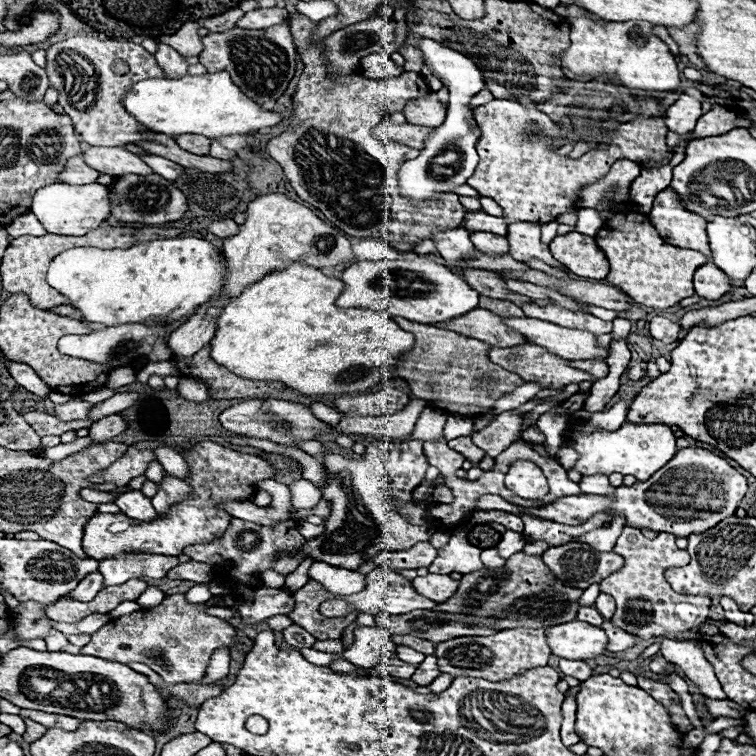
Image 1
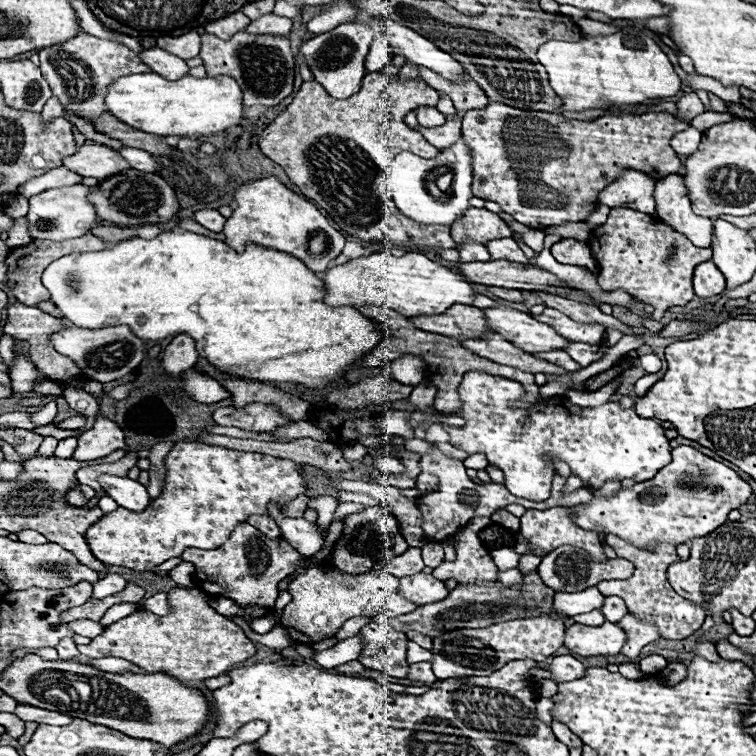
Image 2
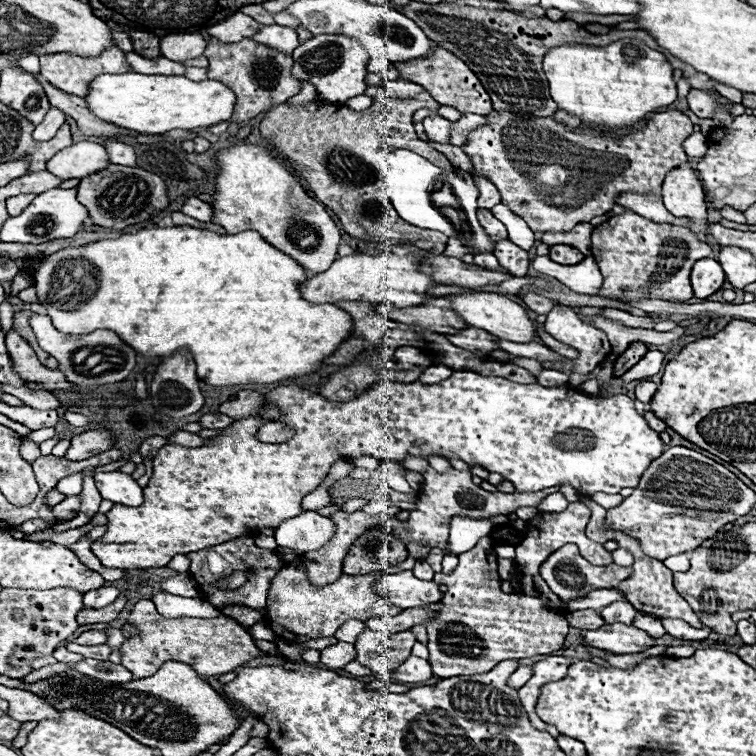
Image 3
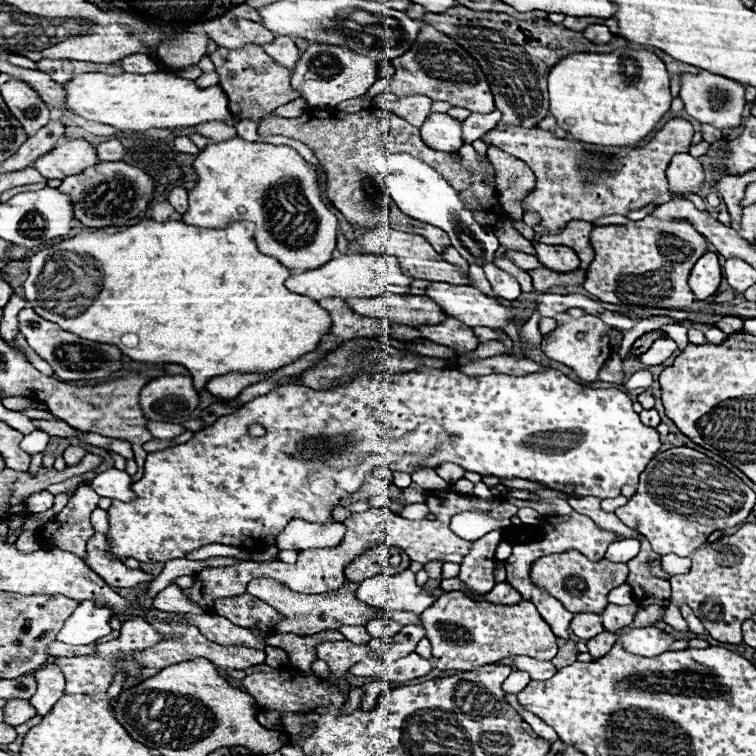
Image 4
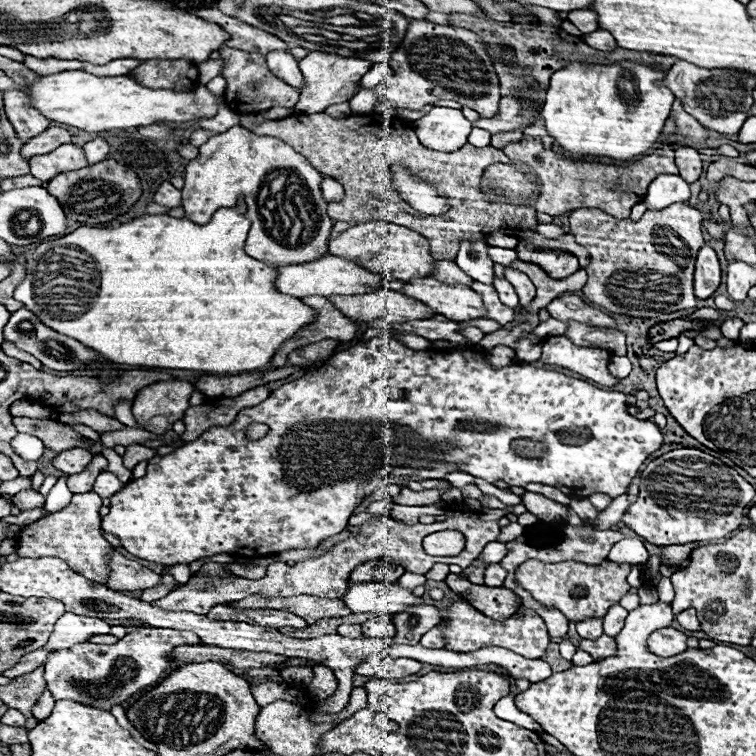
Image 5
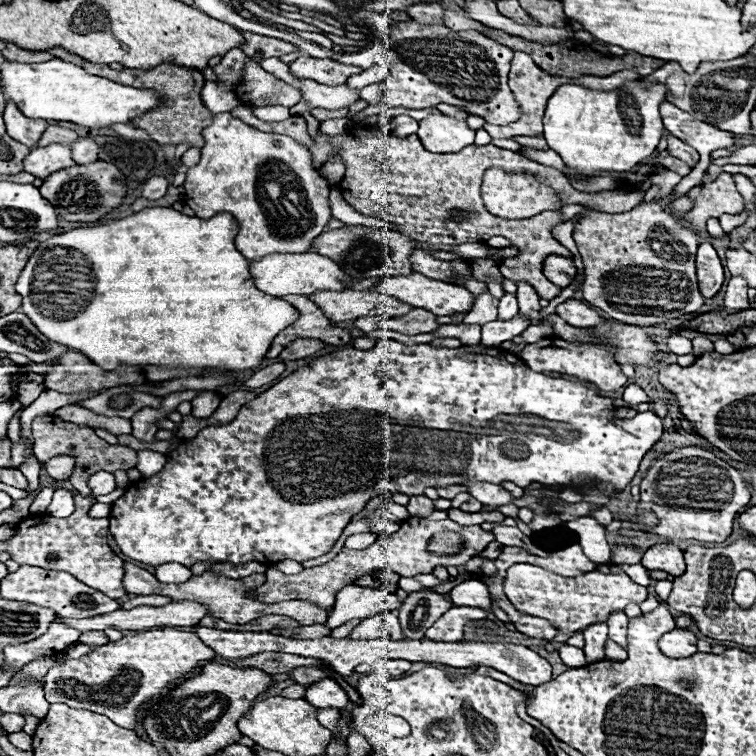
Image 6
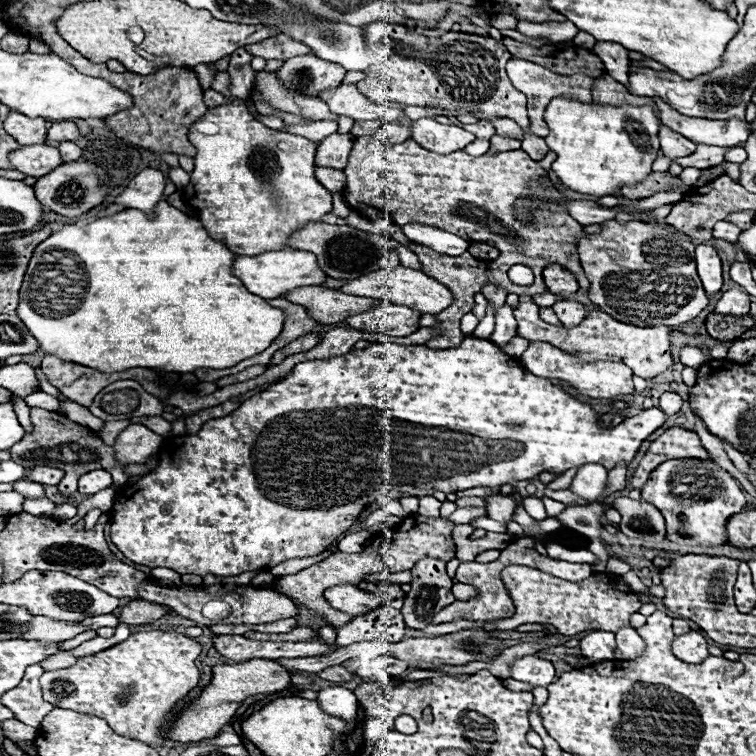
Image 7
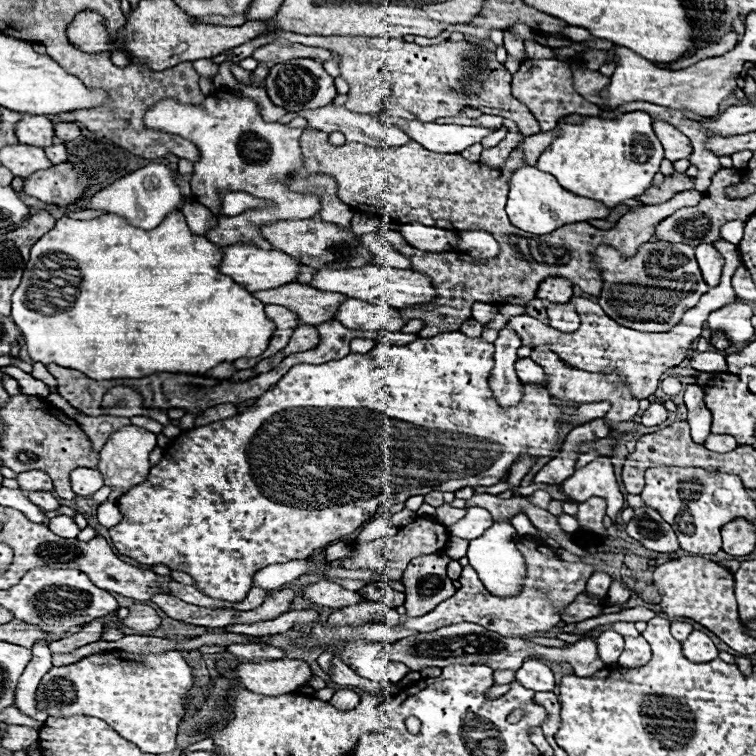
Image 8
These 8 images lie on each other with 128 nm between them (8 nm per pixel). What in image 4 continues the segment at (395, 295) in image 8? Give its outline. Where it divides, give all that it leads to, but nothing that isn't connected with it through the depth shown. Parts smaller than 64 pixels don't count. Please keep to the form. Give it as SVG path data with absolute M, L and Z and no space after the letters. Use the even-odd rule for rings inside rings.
M432 282L426 292L446 314L466 322L468 326L486 326L486 328L502 328L508 318L514 316L514 310L498 304L488 298L484 292L472 286L452 286L446 282Z

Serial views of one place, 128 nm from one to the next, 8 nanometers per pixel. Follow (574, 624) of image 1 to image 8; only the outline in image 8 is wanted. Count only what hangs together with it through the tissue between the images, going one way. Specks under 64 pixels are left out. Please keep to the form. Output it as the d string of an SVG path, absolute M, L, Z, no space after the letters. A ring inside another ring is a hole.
M696 630L694 634L690 634L690 638L686 642L682 642L682 652L686 654L686 658L690 658L692 662L710 662L714 658L718 658L718 648L714 646L714 642L700 630Z

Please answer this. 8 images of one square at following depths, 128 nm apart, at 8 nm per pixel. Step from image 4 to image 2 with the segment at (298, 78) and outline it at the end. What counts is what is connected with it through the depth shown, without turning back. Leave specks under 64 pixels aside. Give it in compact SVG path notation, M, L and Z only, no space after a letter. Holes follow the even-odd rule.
M356 24L338 26L330 34L318 34L312 40L304 42L298 50L298 56L308 64L308 68L314 74L314 80L320 86L324 86L330 96L338 100L346 100L360 90L362 78L366 76L364 58L368 54L372 36L374 36L374 30L370 30L370 26L356 26Z

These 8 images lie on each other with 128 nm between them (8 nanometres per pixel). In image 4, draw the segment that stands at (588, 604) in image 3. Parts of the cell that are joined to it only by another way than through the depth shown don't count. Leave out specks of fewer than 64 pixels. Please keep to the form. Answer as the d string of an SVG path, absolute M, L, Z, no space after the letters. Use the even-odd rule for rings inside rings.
M622 584L622 586L618 586L618 588L614 588L610 594L608 594L608 600L610 600L610 604L634 604L634 606L638 606L638 602L632 598L632 590L630 590L630 586L628 584Z

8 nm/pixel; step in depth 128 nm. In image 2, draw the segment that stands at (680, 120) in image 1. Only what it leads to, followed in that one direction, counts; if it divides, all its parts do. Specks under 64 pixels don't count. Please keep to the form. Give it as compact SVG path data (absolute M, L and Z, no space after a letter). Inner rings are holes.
M690 92L690 94L684 94L678 102L678 110L680 114L676 116L678 120L682 122L690 122L692 118L696 118L698 114L704 112L704 104L700 102L700 98L696 96L696 92Z

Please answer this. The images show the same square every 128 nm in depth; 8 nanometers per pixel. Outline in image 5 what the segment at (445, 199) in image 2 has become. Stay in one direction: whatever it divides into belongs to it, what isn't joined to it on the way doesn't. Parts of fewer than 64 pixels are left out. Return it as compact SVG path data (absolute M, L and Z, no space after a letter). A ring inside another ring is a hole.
M400 164L392 166L392 178L394 178L394 186L400 190L402 198L410 206L414 206L418 212L422 212L422 214L442 214L450 208L446 204L446 200L442 196L438 196L438 192L432 186L414 180ZM486 238L482 240L464 240L456 256L456 264L472 276L476 282L492 286L494 282L494 262L486 254Z

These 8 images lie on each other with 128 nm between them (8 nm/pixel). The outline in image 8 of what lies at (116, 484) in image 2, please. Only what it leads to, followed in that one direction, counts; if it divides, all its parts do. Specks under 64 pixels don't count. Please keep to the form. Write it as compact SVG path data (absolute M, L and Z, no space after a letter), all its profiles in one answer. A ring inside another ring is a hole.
M80 466L70 472L70 484L78 496L92 496L96 490L104 486L104 478L98 470Z

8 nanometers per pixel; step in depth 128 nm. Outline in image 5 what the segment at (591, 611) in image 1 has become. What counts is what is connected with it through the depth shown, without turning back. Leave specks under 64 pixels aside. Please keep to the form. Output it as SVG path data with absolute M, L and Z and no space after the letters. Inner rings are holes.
M590 618L590 622L578 622L576 630L578 630L578 634L582 638L596 640L596 638L600 638L604 634L602 632L602 618Z

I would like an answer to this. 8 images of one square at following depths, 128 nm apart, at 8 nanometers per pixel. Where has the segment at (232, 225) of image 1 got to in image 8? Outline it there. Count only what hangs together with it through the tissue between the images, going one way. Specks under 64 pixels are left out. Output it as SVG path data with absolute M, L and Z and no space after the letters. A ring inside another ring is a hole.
M148 164L140 170L134 170L128 176L122 176L120 180L112 182L110 186L98 190L90 198L78 200L76 206L82 206L86 210L104 210L108 214L118 214L120 218L124 218L132 226L152 230L170 212L180 210L180 206L182 206L182 192L180 192L180 186L176 180L178 180L178 174L174 170L170 170L168 166Z

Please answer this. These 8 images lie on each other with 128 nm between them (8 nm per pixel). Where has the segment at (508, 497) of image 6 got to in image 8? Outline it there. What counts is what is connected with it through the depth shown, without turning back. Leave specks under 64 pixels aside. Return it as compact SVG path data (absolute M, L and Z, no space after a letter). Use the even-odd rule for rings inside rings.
M496 522L486 530L486 534L482 534L480 538L474 538L468 546L470 566L478 572L480 580L484 582L484 586L494 596L510 598L510 596L516 596L522 590L528 568L526 568L526 562L524 562L520 550L516 548L518 538L520 536L516 534L516 530L508 522Z

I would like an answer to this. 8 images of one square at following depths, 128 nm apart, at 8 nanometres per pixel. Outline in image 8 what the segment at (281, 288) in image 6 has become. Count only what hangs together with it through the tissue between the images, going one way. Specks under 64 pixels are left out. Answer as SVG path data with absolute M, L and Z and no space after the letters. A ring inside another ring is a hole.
M252 242L230 244L230 246L224 246L222 250L224 250L224 256L222 256L222 262L218 266L220 274L230 276L234 282L238 282L248 292L266 290L266 288L278 288L282 284L296 282L298 264L300 264L298 258L292 258L292 256L282 254L278 250L262 250L262 248L256 248Z

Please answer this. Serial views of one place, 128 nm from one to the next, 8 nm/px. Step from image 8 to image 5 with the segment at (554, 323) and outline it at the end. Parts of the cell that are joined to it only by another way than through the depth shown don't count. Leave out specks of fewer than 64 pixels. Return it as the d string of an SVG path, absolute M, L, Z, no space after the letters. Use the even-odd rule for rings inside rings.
M560 296L560 298L552 300L546 308L552 318L562 320L562 322L574 320L574 322L580 322L586 326L598 326L598 328L614 328L616 326L614 318L588 306L580 296Z

